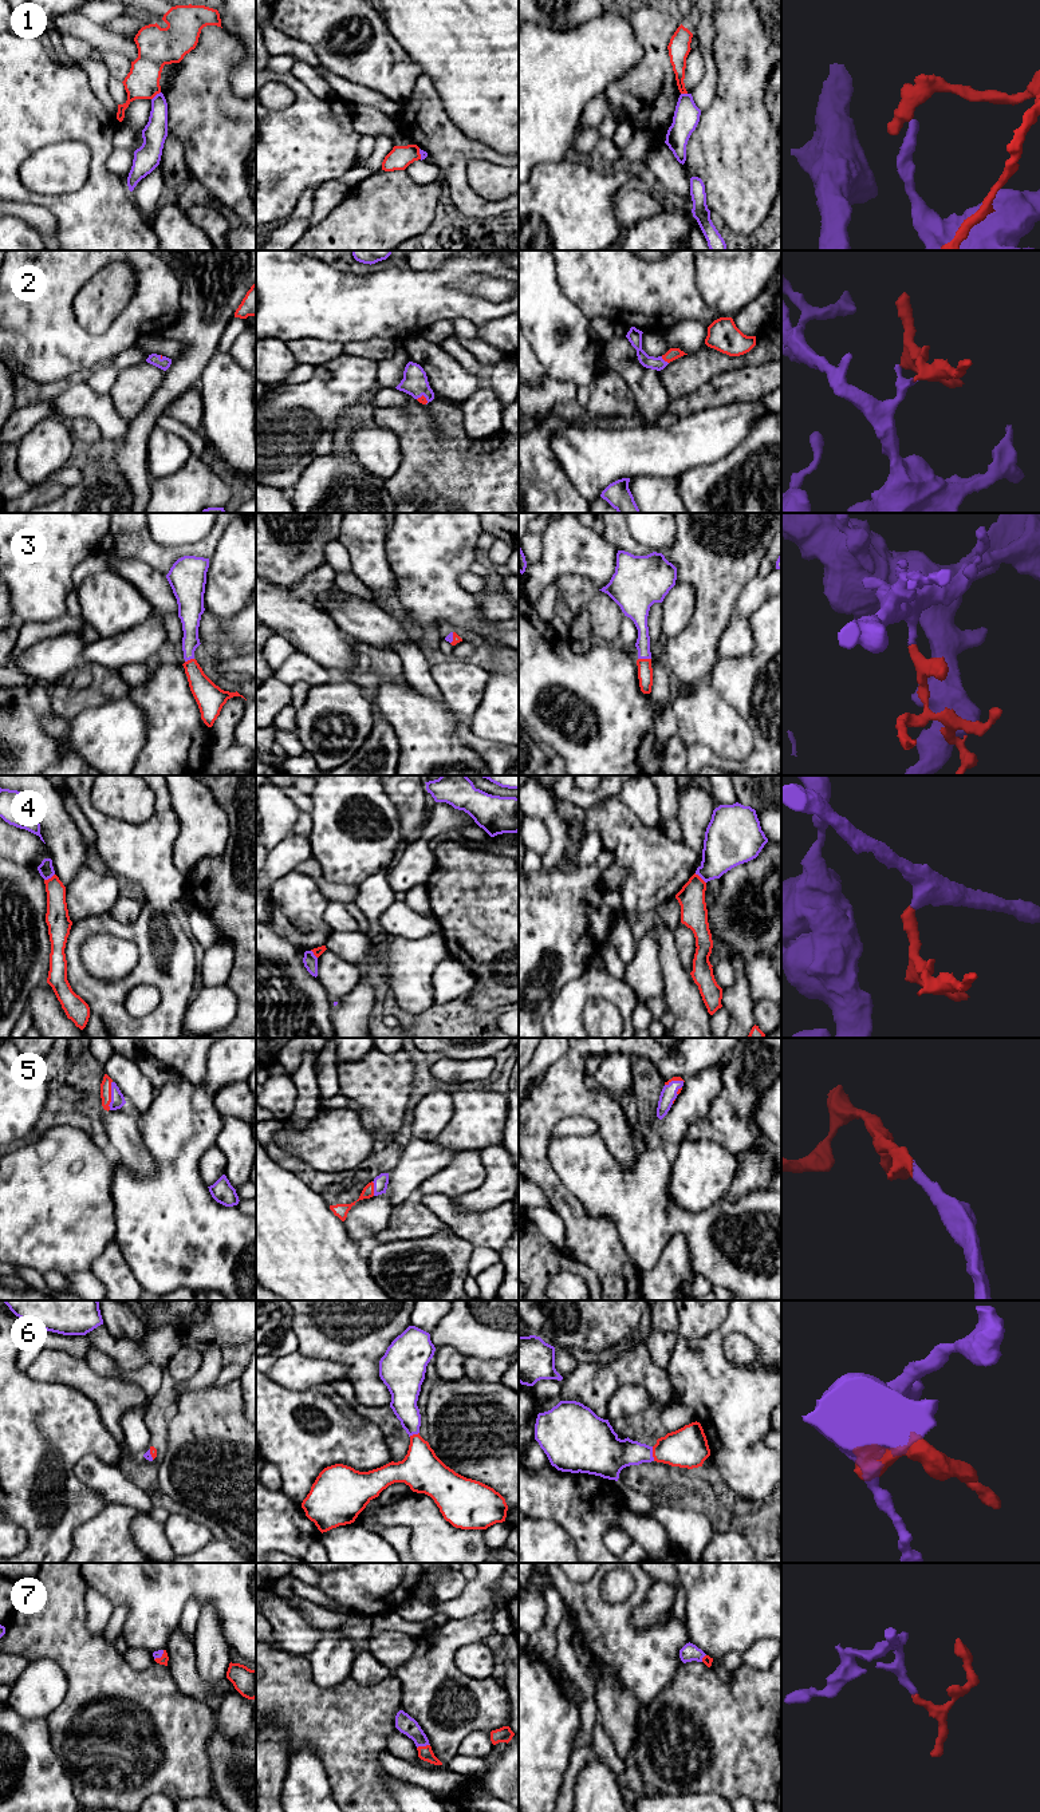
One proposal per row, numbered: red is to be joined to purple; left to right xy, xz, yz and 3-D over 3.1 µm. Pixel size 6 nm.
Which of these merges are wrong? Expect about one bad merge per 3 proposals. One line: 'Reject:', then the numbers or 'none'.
Reject: 1, 4

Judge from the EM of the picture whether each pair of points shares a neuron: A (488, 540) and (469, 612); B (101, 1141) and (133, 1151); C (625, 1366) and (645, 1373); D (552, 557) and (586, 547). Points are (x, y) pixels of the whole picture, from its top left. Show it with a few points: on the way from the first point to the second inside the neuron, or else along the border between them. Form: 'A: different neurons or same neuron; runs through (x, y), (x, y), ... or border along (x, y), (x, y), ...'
A: different neurons; border along (483, 532), (479, 536), (476, 548)
B: different neurons; border along (97, 1128), (106, 1136), (115, 1153)
C: same neuron; runs through (630, 1366), (639, 1369)
D: same neuron; runs through (560, 556), (567, 549), (578, 549)

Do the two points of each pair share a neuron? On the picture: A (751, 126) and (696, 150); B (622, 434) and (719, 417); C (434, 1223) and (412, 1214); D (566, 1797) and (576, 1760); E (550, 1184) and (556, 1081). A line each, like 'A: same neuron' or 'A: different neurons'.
A: same neuron
B: same neuron
C: same neuron
D: same neuron
E: same neuron

